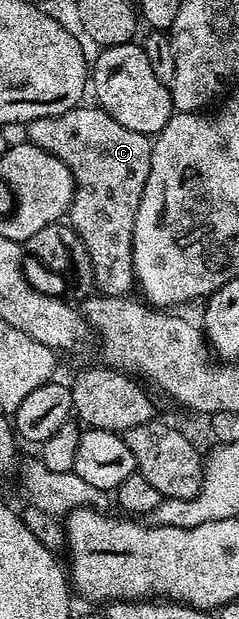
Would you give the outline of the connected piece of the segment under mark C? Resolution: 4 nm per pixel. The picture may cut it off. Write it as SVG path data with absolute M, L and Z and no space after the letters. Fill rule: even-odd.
M80 105L61 113L57 117L37 117L25 124L26 142L37 145L37 149L45 149L45 153L53 153L71 170L75 179L75 192L69 208L69 222L72 229L81 237L85 249L89 253L89 261L93 261L93 277L96 288L104 295L132 294L136 286L133 269L133 225L137 221L137 205L141 205L141 197L145 193L145 181L151 168L152 136L137 133L134 129L125 129L121 121L113 121L109 113L98 105Z

